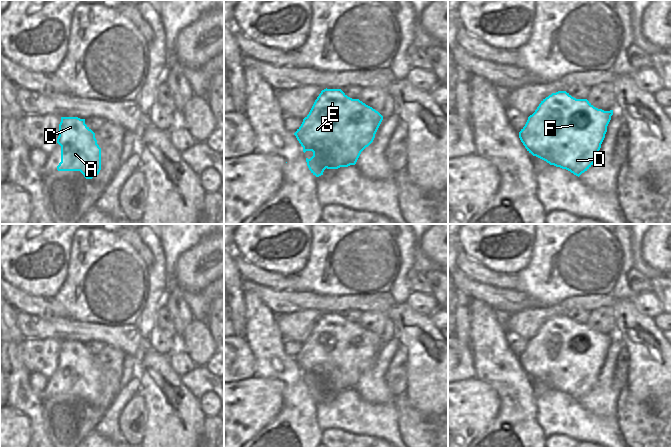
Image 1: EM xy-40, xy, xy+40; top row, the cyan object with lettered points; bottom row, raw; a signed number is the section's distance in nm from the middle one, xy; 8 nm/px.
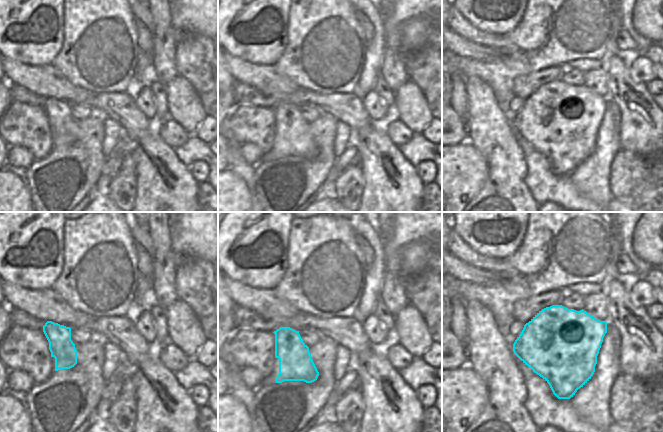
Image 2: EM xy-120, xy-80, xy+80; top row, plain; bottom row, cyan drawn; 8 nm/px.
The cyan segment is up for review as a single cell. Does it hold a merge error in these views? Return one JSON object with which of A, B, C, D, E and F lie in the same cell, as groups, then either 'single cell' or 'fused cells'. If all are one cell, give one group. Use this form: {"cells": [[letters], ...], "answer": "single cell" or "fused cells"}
{"cells": [["A", "B", "C", "D", "E", "F"]], "answer": "single cell"}

